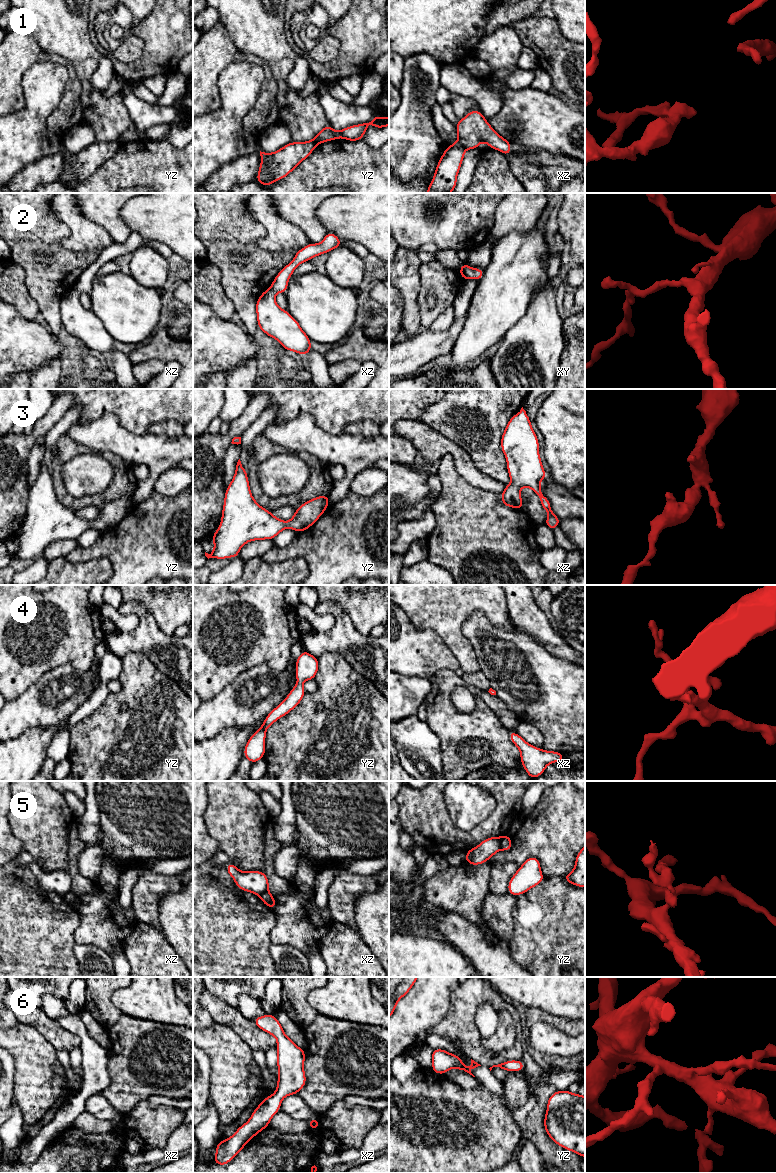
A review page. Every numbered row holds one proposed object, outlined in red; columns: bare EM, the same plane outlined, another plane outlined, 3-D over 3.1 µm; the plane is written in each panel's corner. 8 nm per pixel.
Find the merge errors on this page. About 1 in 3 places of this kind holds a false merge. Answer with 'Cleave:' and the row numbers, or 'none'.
Cleave: 1, 5

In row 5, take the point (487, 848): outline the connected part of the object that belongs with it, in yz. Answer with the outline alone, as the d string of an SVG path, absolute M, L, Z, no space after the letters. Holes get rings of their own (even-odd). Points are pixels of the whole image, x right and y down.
M489 837L478 846L466 852L465 861L471 865L487 862L494 854L501 850L501 837Z

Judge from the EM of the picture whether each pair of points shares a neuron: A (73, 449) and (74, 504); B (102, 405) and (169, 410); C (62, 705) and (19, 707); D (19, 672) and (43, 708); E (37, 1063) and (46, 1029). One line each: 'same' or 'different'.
A: same
B: same
C: same
D: different
E: different

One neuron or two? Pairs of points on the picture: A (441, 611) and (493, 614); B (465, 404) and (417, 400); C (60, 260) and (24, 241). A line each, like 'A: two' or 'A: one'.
A: one
B: two
C: one

